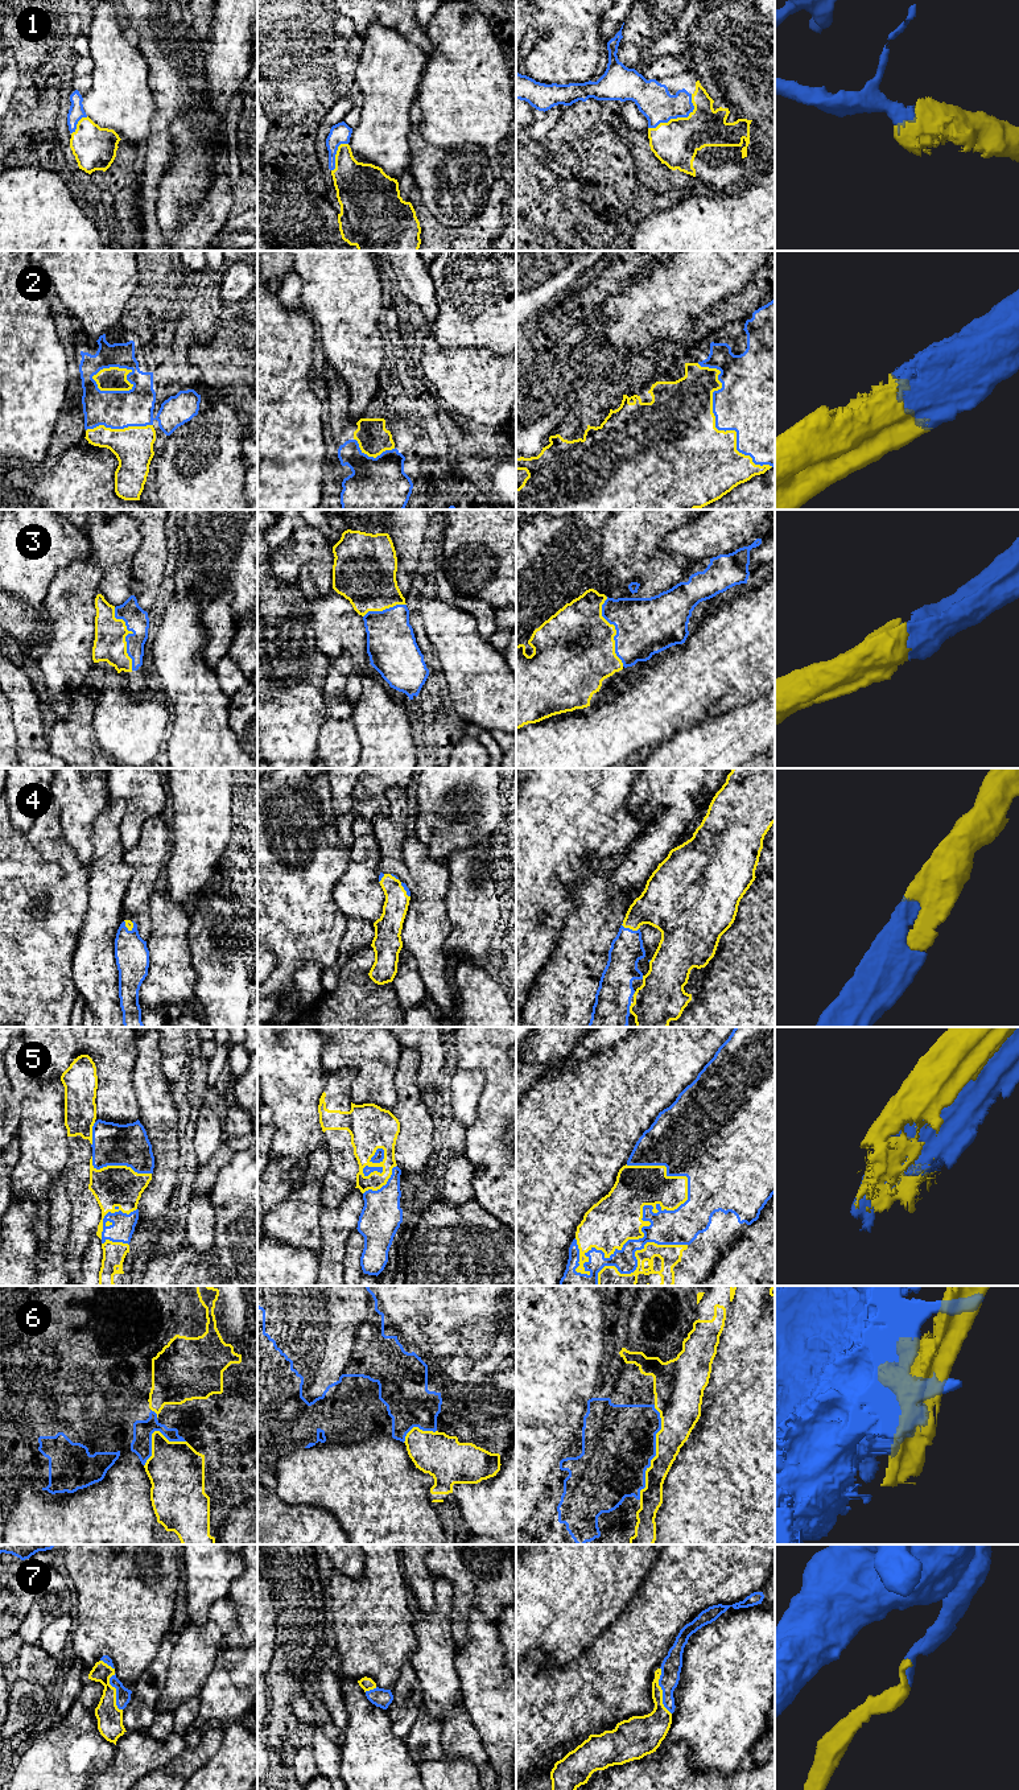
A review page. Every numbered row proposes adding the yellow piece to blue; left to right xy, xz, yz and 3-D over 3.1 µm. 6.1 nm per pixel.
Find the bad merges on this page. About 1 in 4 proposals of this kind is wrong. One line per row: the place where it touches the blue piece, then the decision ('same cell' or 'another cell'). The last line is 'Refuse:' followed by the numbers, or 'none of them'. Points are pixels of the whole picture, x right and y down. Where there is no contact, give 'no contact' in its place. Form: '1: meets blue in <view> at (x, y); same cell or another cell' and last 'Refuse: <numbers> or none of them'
1: meets blue in yz at (679, 116); same cell
2: meets blue in yz at (716, 424); same cell
3: meets blue in xy at (126, 636); same cell
4: meets blue in yz at (628, 928); same cell
5: meets blue in yz at (642, 1229); another cell
6: meets blue in yz at (655, 1452); another cell
7: meets blue in yz at (663, 1691); same cell
Refuse: 5, 6

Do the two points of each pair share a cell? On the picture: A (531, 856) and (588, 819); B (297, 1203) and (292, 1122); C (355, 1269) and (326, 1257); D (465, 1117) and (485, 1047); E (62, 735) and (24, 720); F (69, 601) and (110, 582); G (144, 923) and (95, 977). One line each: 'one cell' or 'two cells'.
A: one cell
B: two cells
C: two cells
D: two cells
E: two cells
F: two cells
G: two cells

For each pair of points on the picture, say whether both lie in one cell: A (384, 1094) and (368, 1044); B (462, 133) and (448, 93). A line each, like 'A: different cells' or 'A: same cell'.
A: same cell
B: same cell

